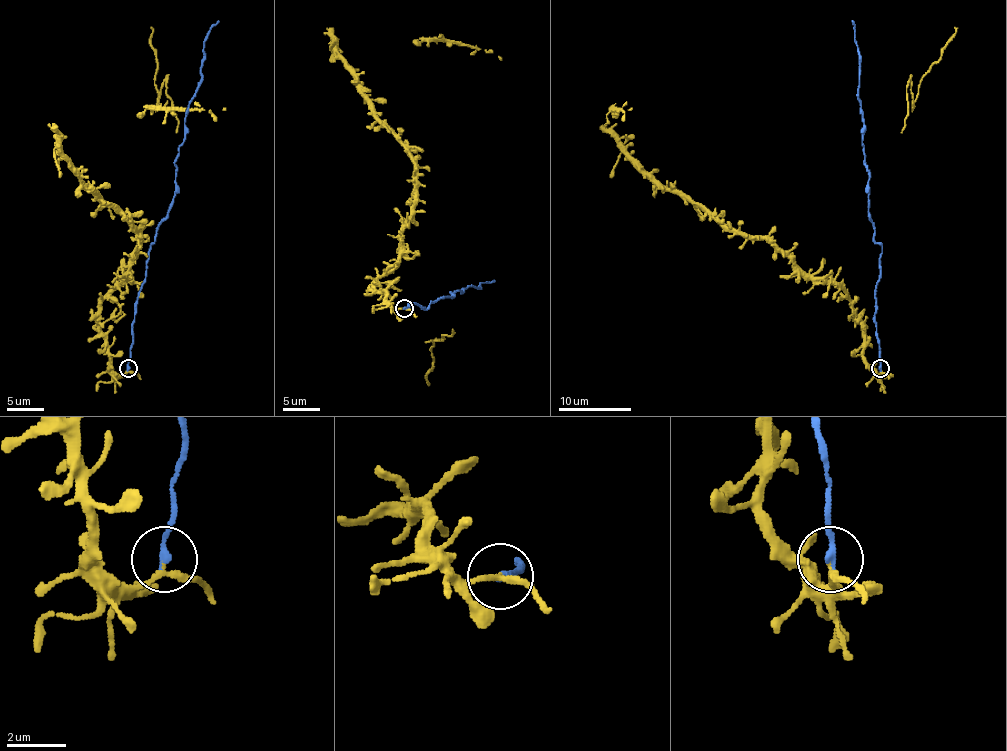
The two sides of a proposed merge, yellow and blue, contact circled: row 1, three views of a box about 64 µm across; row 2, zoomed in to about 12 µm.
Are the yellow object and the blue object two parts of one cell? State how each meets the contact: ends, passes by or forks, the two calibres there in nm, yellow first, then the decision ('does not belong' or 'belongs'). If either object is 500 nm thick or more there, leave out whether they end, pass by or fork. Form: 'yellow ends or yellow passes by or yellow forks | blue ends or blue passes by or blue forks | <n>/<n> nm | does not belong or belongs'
yellow passes by | blue ends | 150/260 nm | does not belong

